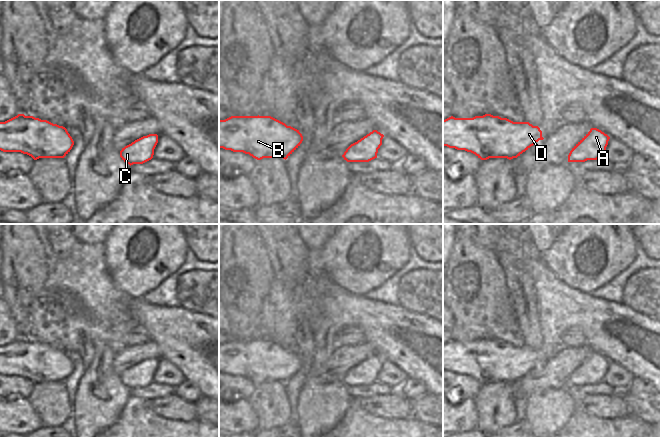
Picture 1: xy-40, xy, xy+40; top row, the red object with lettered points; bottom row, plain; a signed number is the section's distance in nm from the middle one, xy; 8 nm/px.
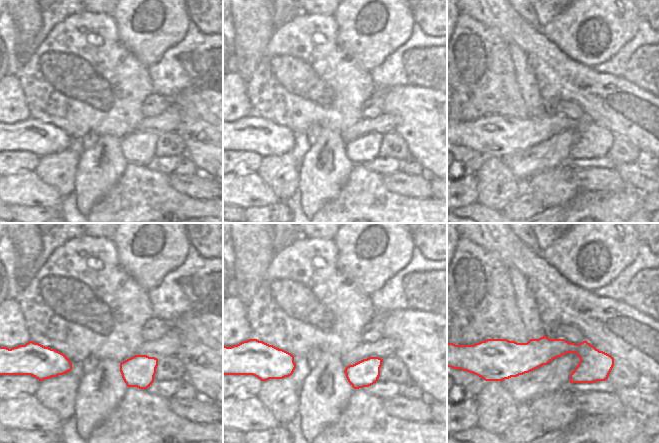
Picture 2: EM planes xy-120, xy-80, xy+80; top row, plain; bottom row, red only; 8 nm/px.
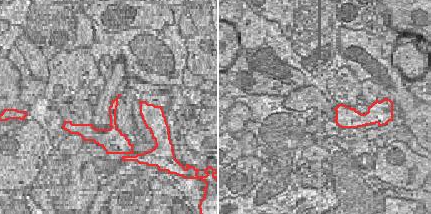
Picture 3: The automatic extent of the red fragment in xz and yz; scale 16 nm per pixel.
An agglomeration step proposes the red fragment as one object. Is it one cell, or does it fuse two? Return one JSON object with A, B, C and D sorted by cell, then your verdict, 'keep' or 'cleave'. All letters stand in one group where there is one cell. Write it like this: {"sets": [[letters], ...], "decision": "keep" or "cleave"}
{"sets": [["A", "B", "C", "D"]], "decision": "keep"}

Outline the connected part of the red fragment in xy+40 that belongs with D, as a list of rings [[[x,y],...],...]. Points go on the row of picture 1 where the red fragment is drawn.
[[[491,114],[443,120],[443,146],[471,152],[481,160],[517,158],[543,139],[538,126]]]

